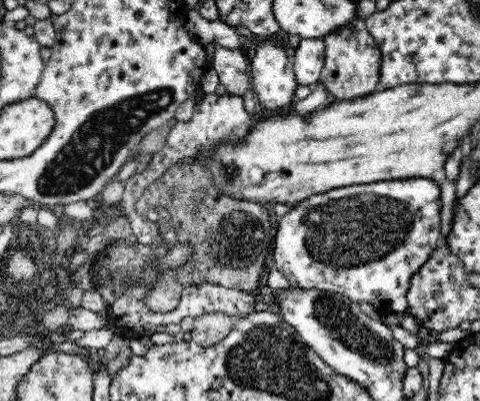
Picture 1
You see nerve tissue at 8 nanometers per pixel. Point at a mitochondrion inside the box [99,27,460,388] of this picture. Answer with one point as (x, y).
(360, 228)

